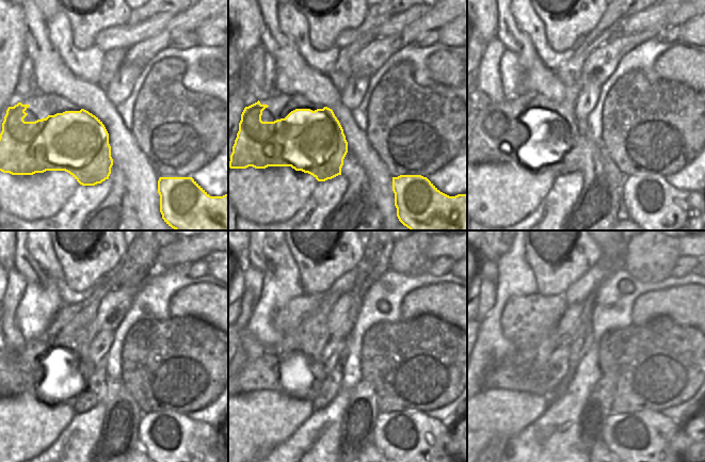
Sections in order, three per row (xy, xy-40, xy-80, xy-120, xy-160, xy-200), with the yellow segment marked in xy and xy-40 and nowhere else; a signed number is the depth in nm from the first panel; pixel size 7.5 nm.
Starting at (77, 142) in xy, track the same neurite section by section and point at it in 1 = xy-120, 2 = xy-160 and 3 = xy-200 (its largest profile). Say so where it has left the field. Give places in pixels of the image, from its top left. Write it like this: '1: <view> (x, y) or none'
1: xy-120 (62, 376)
2: xy-160 (300, 376)
3: xy-200 (505, 368)

